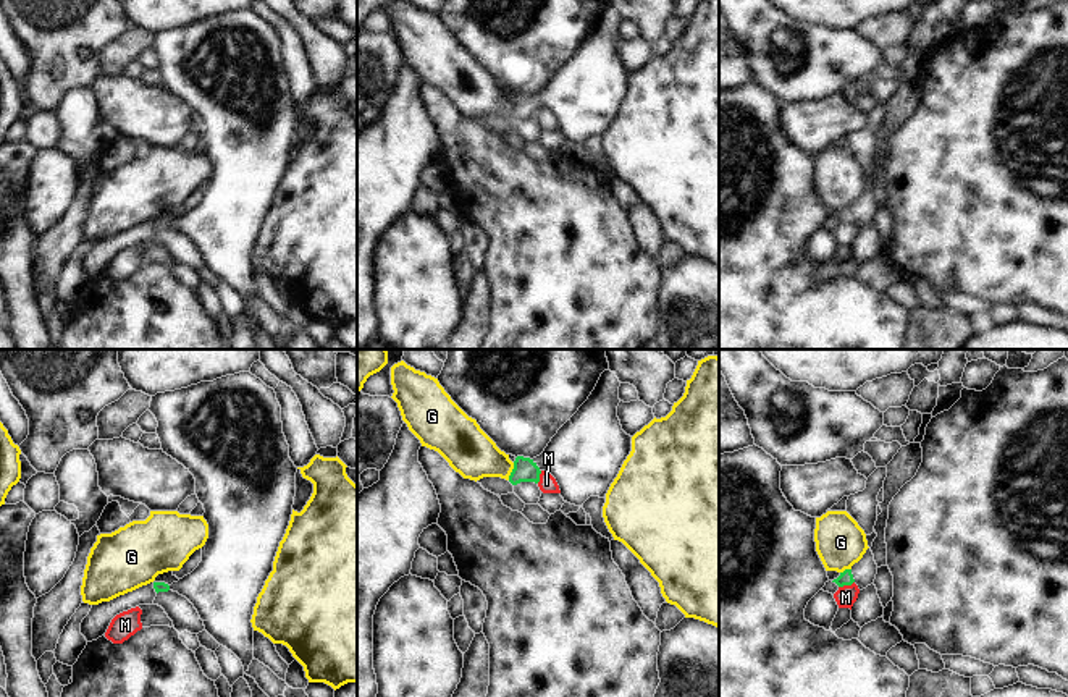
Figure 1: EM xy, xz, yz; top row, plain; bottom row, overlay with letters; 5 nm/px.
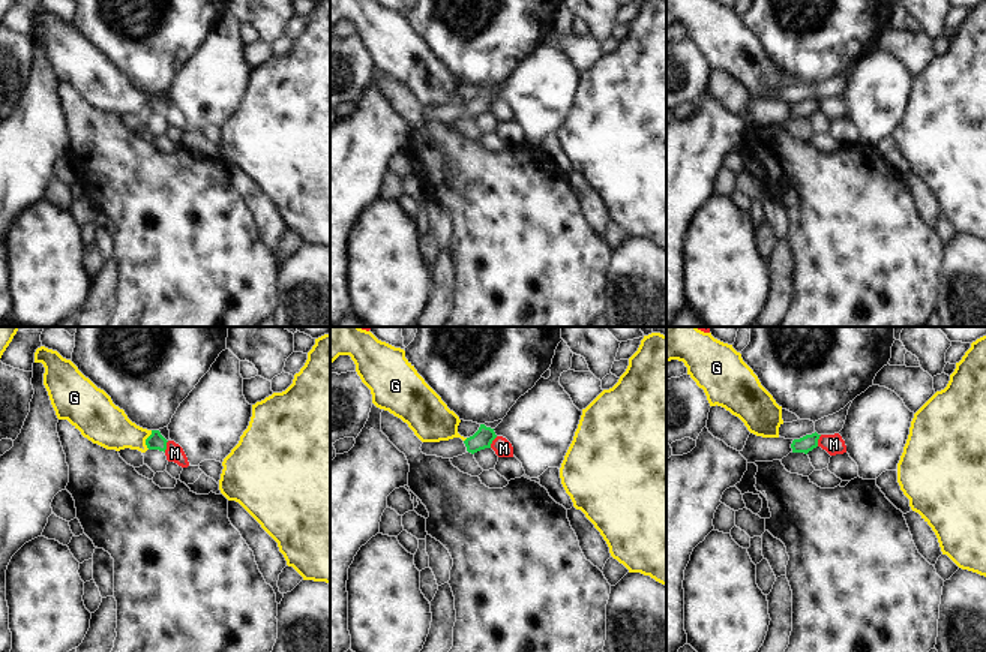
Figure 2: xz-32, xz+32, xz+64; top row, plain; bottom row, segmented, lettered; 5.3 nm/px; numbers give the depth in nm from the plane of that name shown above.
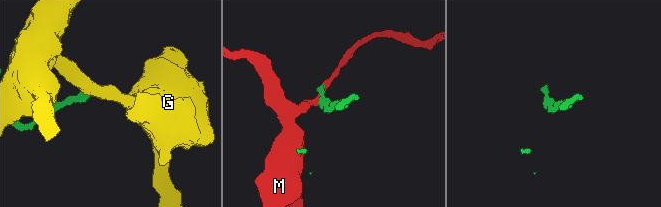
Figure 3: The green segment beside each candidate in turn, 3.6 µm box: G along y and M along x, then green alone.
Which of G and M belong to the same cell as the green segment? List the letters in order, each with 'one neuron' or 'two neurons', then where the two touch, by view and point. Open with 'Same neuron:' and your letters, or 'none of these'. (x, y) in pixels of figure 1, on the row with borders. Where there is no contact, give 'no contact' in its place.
Same neuron: none of these
G: two neurons | xz (512, 471)
M: two neurons | yz (845, 584)

